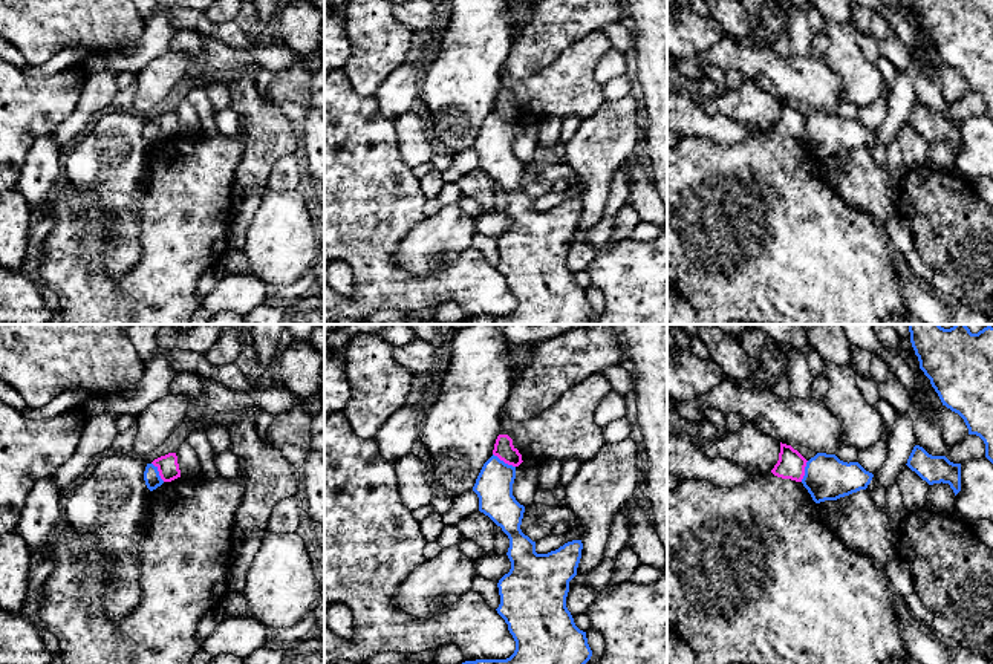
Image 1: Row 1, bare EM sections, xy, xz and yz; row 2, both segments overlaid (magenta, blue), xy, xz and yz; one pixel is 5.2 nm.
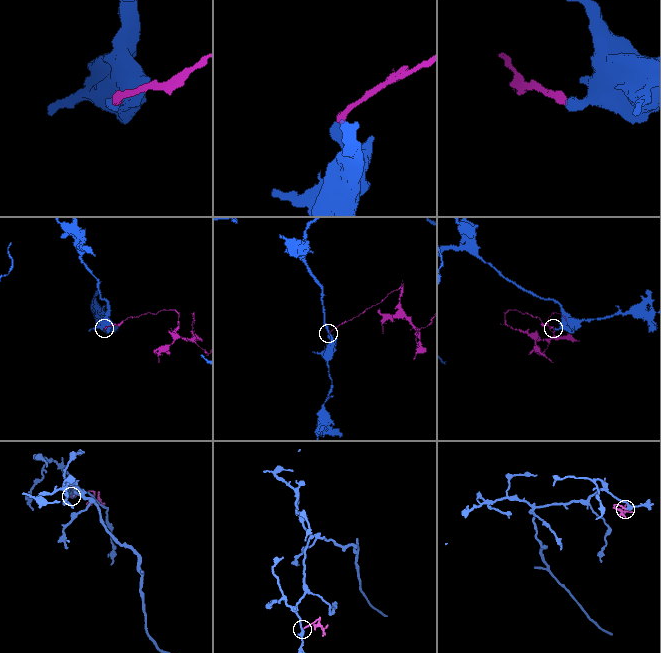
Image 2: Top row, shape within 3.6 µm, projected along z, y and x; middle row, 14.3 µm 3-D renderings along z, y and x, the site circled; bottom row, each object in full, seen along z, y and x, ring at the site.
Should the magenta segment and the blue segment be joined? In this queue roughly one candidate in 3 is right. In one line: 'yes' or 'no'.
no

